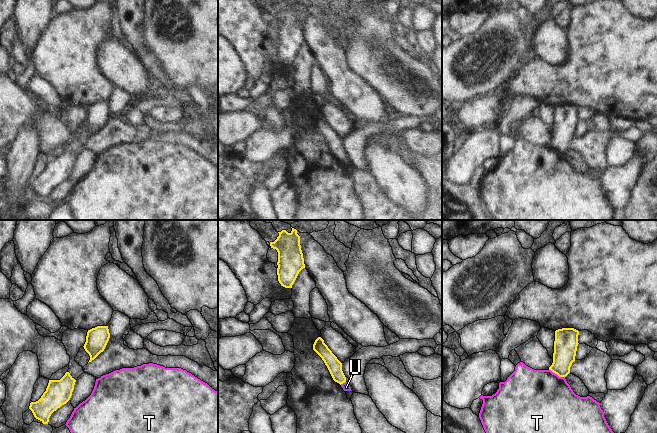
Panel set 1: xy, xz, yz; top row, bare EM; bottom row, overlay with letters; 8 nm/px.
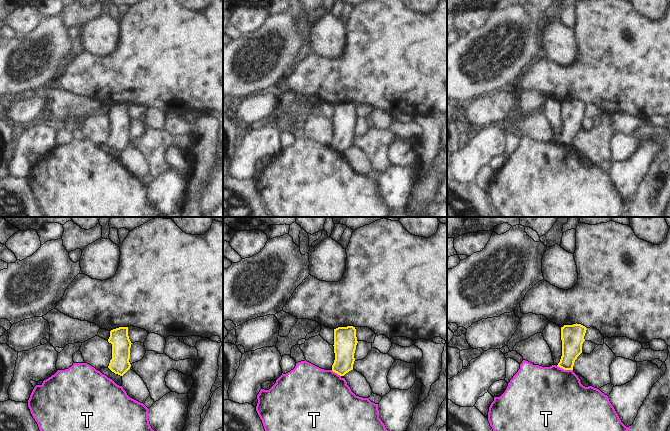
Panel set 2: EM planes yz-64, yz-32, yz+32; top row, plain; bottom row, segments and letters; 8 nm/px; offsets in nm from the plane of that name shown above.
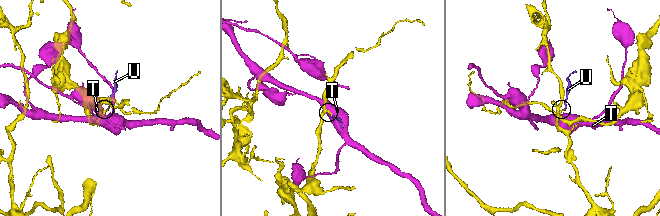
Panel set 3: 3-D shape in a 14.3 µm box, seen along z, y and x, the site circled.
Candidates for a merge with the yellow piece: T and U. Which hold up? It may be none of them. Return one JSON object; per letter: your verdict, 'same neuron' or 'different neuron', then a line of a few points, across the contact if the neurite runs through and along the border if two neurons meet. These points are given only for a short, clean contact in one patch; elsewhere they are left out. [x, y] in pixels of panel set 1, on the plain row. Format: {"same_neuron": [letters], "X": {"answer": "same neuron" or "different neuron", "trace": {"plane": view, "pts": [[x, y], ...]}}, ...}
{"same_neuron": ["U"], "T": {"answer": "different neuron"}, "U": {"answer": "same neuron", "trace": {"plane": "xz", "pts": [[334, 142], [342, 159], [346, 163]]}}}

